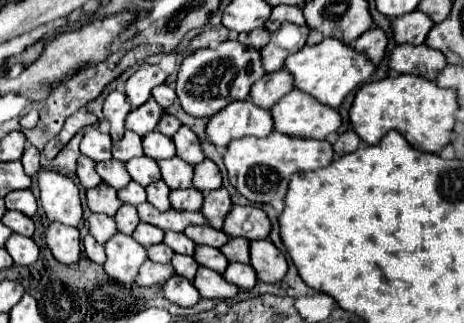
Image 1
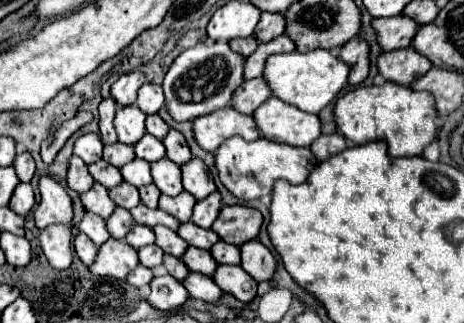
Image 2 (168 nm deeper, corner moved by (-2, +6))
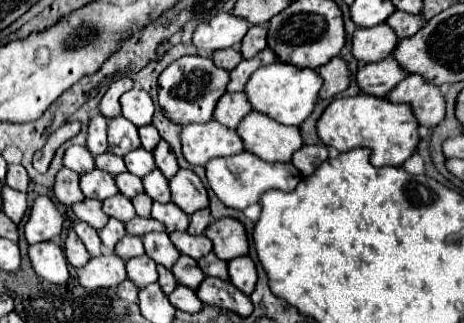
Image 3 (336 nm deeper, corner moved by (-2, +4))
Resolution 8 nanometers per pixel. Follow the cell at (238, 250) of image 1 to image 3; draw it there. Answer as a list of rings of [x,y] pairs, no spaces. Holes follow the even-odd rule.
[[[215,253],[205,255],[197,263],[199,263],[199,269],[205,275],[211,275],[211,277],[217,277],[217,279],[227,279],[227,263],[223,263]]]

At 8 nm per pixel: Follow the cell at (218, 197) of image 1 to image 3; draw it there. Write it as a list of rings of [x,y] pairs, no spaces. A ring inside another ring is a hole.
[[[199,209],[199,211],[195,211],[195,213],[189,217],[189,227],[187,227],[187,231],[189,231],[191,235],[201,235],[201,233],[207,229],[209,221],[211,221],[209,209]]]

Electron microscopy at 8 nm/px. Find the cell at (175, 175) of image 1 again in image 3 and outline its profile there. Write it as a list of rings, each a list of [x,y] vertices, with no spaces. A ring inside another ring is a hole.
[[[153,169],[149,175],[145,175],[143,179],[143,189],[145,193],[153,199],[153,201],[159,201],[159,203],[169,203],[171,201],[171,193],[169,193],[169,181],[157,171]]]

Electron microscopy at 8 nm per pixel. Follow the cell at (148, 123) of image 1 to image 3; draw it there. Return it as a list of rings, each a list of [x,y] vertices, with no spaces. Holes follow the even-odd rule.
[[[123,117],[109,119],[107,137],[109,137],[109,153],[119,155],[119,157],[125,157],[129,151],[139,147],[137,129],[131,125],[131,121]]]

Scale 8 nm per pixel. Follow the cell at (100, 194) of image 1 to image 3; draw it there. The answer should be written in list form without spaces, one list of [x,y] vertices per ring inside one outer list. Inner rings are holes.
[[[85,199],[81,203],[75,203],[71,211],[77,215],[79,221],[89,223],[93,229],[103,229],[103,225],[109,221],[109,217],[101,211],[101,203],[95,199]]]

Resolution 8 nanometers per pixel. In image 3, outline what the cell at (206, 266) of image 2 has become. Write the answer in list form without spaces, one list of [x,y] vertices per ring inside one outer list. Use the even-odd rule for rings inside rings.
[[[181,255],[177,259],[177,263],[171,267],[171,273],[175,275],[175,281],[177,285],[183,285],[183,287],[191,287],[191,289],[197,289],[199,283],[203,281],[203,271],[199,271],[197,267],[197,261],[187,257],[187,255]]]

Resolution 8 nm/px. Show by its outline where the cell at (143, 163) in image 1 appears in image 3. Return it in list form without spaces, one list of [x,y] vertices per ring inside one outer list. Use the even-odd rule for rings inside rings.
[[[121,173],[121,175],[115,175],[115,185],[119,189],[121,195],[125,195],[127,199],[143,193],[143,185],[141,185],[141,179],[131,175],[131,173]]]

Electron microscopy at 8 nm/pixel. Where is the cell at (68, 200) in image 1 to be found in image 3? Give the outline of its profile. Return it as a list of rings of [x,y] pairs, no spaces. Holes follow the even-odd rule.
[[[37,197],[29,221],[25,223],[25,239],[29,245],[41,243],[41,241],[55,241],[61,235],[63,217],[57,211],[55,203],[49,197]]]

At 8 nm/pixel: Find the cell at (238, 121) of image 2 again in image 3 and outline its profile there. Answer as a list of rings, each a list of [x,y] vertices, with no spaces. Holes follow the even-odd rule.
[[[217,121],[203,125],[187,125],[179,133],[183,157],[189,165],[205,167],[213,157],[229,157],[243,151],[243,143],[233,129],[223,127]]]

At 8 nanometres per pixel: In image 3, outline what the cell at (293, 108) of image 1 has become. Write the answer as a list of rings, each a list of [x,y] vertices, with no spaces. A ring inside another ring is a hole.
[[[257,111],[243,117],[237,135],[243,139],[243,151],[267,163],[287,163],[303,145],[299,127],[285,127]]]

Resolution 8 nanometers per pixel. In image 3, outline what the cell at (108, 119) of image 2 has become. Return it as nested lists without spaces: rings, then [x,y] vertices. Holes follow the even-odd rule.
[[[99,113],[89,119],[87,149],[91,151],[91,155],[99,155],[107,151],[107,119]]]

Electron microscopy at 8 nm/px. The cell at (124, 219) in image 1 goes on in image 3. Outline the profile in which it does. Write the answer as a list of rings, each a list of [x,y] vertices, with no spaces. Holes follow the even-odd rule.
[[[109,219],[107,225],[99,231],[99,237],[101,237],[103,245],[105,245],[109,251],[115,249],[117,241],[119,241],[123,235],[125,235],[125,225],[123,225],[121,221],[117,221],[117,219]]]

